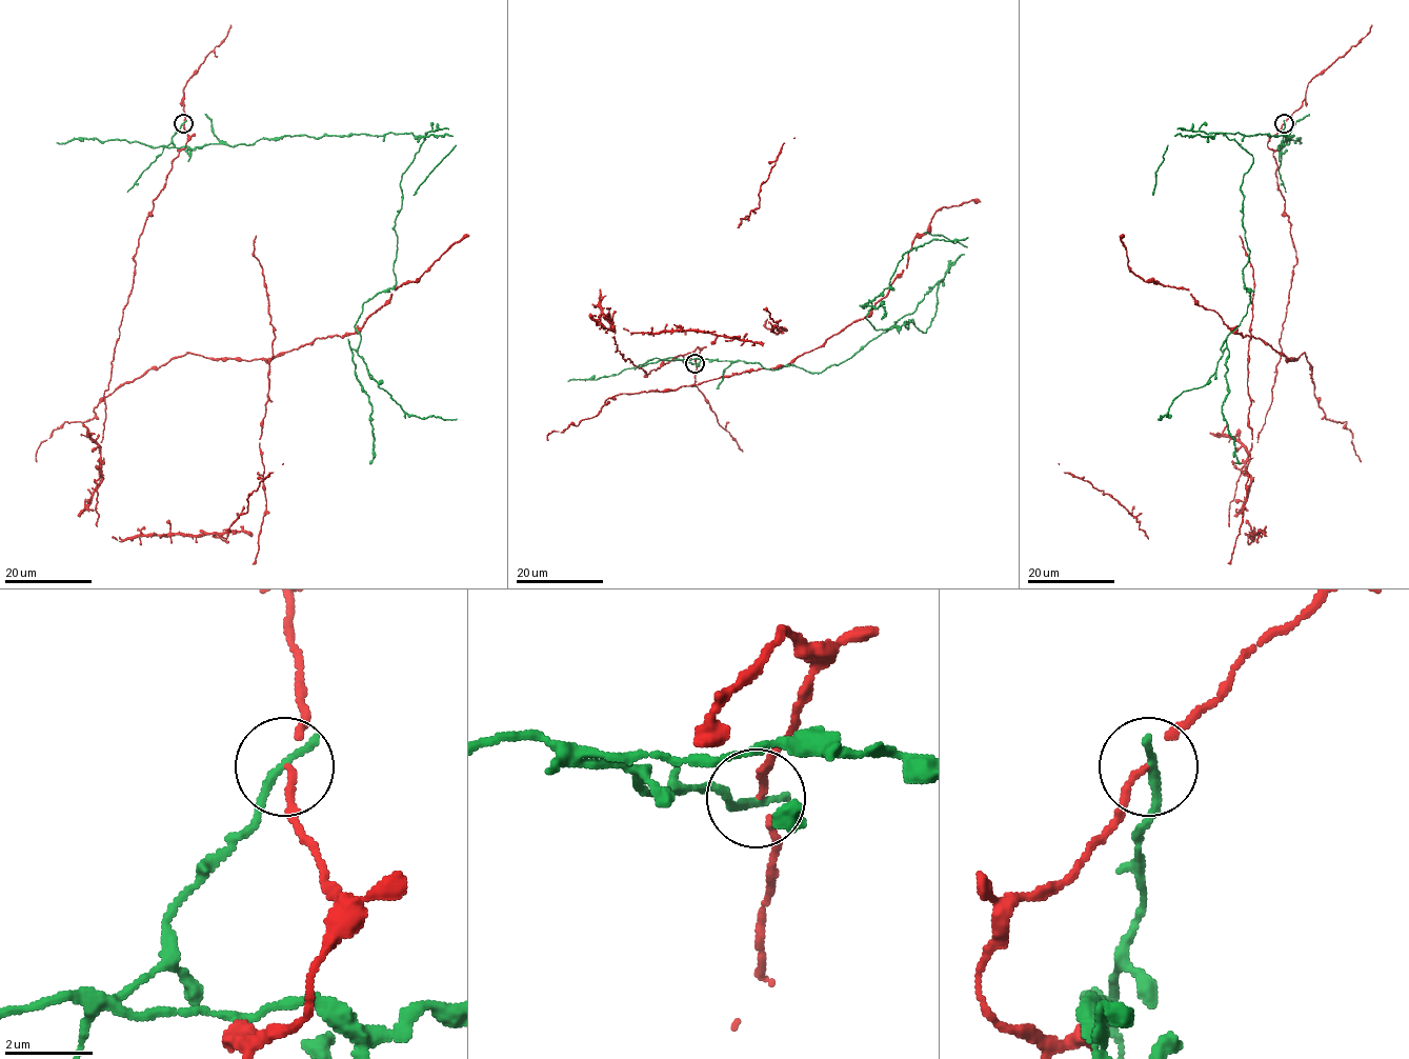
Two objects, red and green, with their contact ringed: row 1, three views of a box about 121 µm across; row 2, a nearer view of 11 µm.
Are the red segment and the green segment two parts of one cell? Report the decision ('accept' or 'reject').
reject

